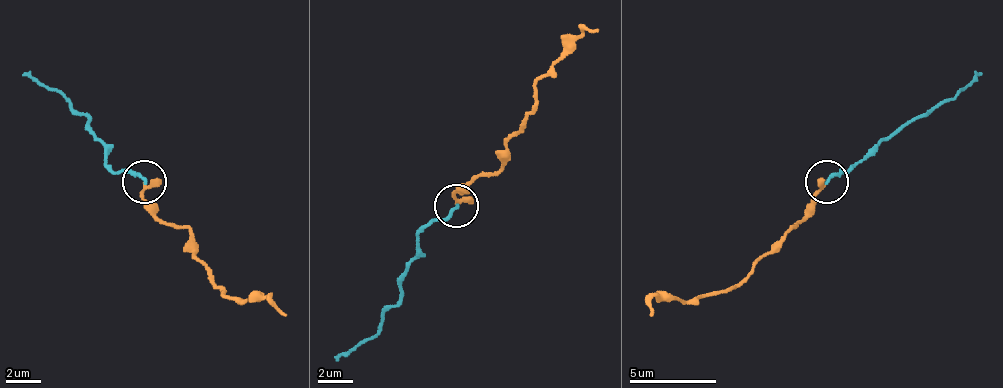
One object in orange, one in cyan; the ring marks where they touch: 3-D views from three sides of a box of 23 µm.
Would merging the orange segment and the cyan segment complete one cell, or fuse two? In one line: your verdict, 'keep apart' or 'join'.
join

